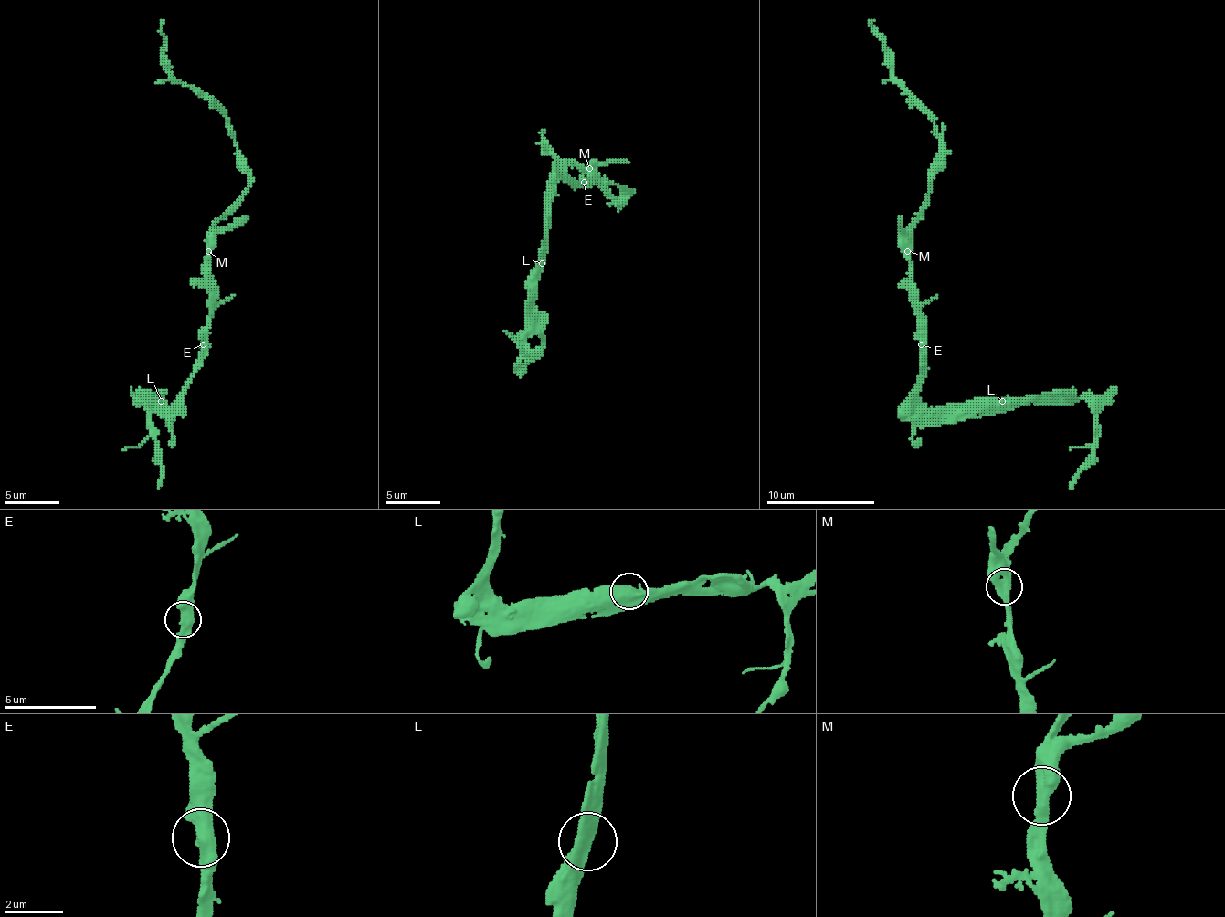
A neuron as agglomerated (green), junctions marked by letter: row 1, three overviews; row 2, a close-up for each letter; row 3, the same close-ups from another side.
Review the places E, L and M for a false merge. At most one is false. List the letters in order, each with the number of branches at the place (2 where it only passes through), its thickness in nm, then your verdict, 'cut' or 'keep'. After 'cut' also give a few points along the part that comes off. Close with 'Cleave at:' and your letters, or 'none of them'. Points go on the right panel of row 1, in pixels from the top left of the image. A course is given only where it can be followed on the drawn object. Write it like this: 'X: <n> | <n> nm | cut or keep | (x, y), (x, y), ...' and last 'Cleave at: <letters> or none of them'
E: 2 | 500 nm | keep
L: 2 | 500 nm | keep
M: 2 | 440 nm | keep
Cleave at: none of them

